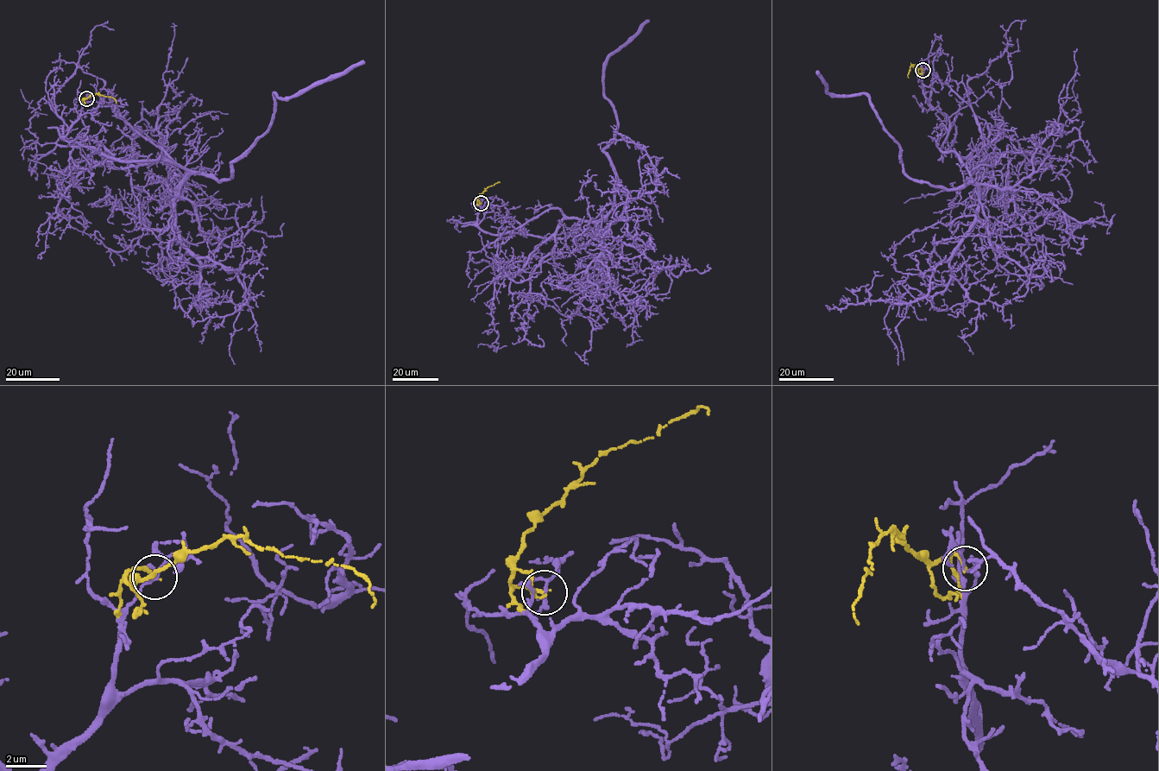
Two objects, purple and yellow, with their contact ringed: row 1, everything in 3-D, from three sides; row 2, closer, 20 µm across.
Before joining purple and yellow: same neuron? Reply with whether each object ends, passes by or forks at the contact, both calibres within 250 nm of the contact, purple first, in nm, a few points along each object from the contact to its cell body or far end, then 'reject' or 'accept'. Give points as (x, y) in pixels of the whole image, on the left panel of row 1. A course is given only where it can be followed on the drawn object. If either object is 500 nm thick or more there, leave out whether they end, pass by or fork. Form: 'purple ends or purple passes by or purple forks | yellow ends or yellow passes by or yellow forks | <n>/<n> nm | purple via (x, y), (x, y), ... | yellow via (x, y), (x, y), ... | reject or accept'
purple passes by | yellow ends | 180/180 nm | purple via (86, 98), (64, 138), (120, 160), (161, 156), (221, 182), (266, 131), (274, 93), (286, 100), (364, 61) | yellow via (86, 98), (99, 94), (113, 97), (116, 103) | reject

